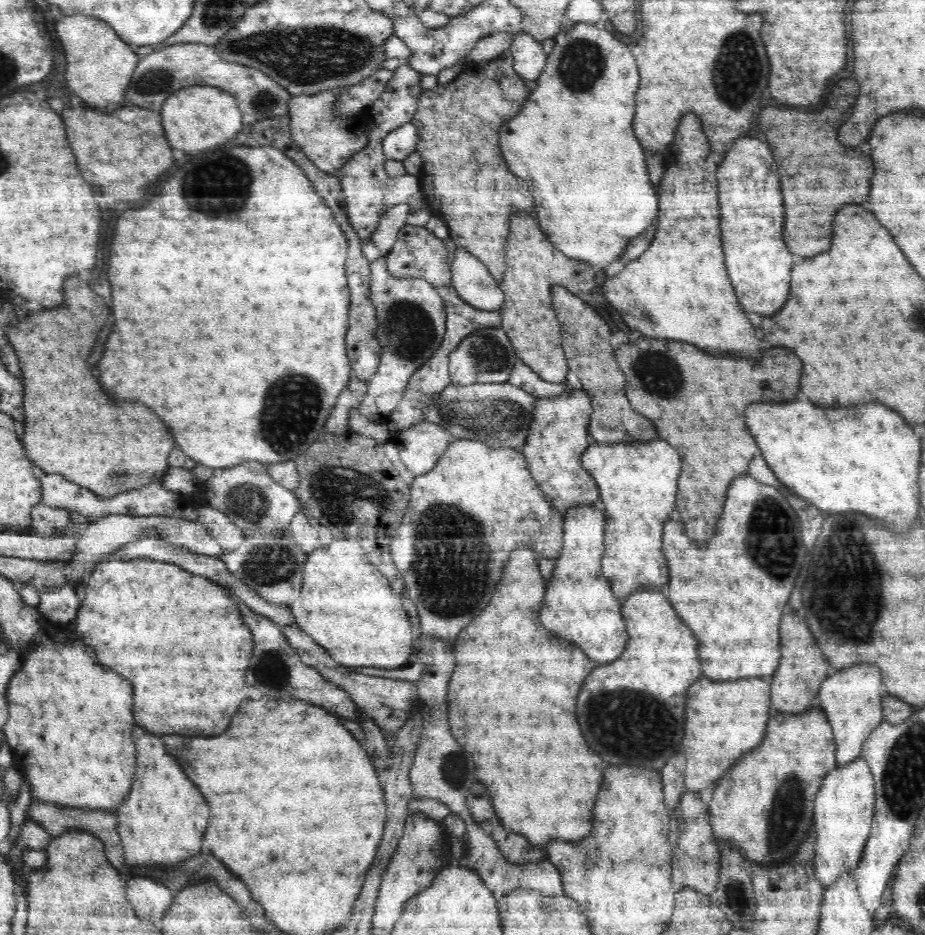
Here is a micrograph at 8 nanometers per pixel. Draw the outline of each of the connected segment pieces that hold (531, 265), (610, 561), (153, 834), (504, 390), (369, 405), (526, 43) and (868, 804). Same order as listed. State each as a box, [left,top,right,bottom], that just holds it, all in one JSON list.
[[499,212,597,384],[582,440,682,599],[116,726,210,868],[424,383,534,449],[357,257,446,423],[507,31,549,80],[813,758,875,889]]

